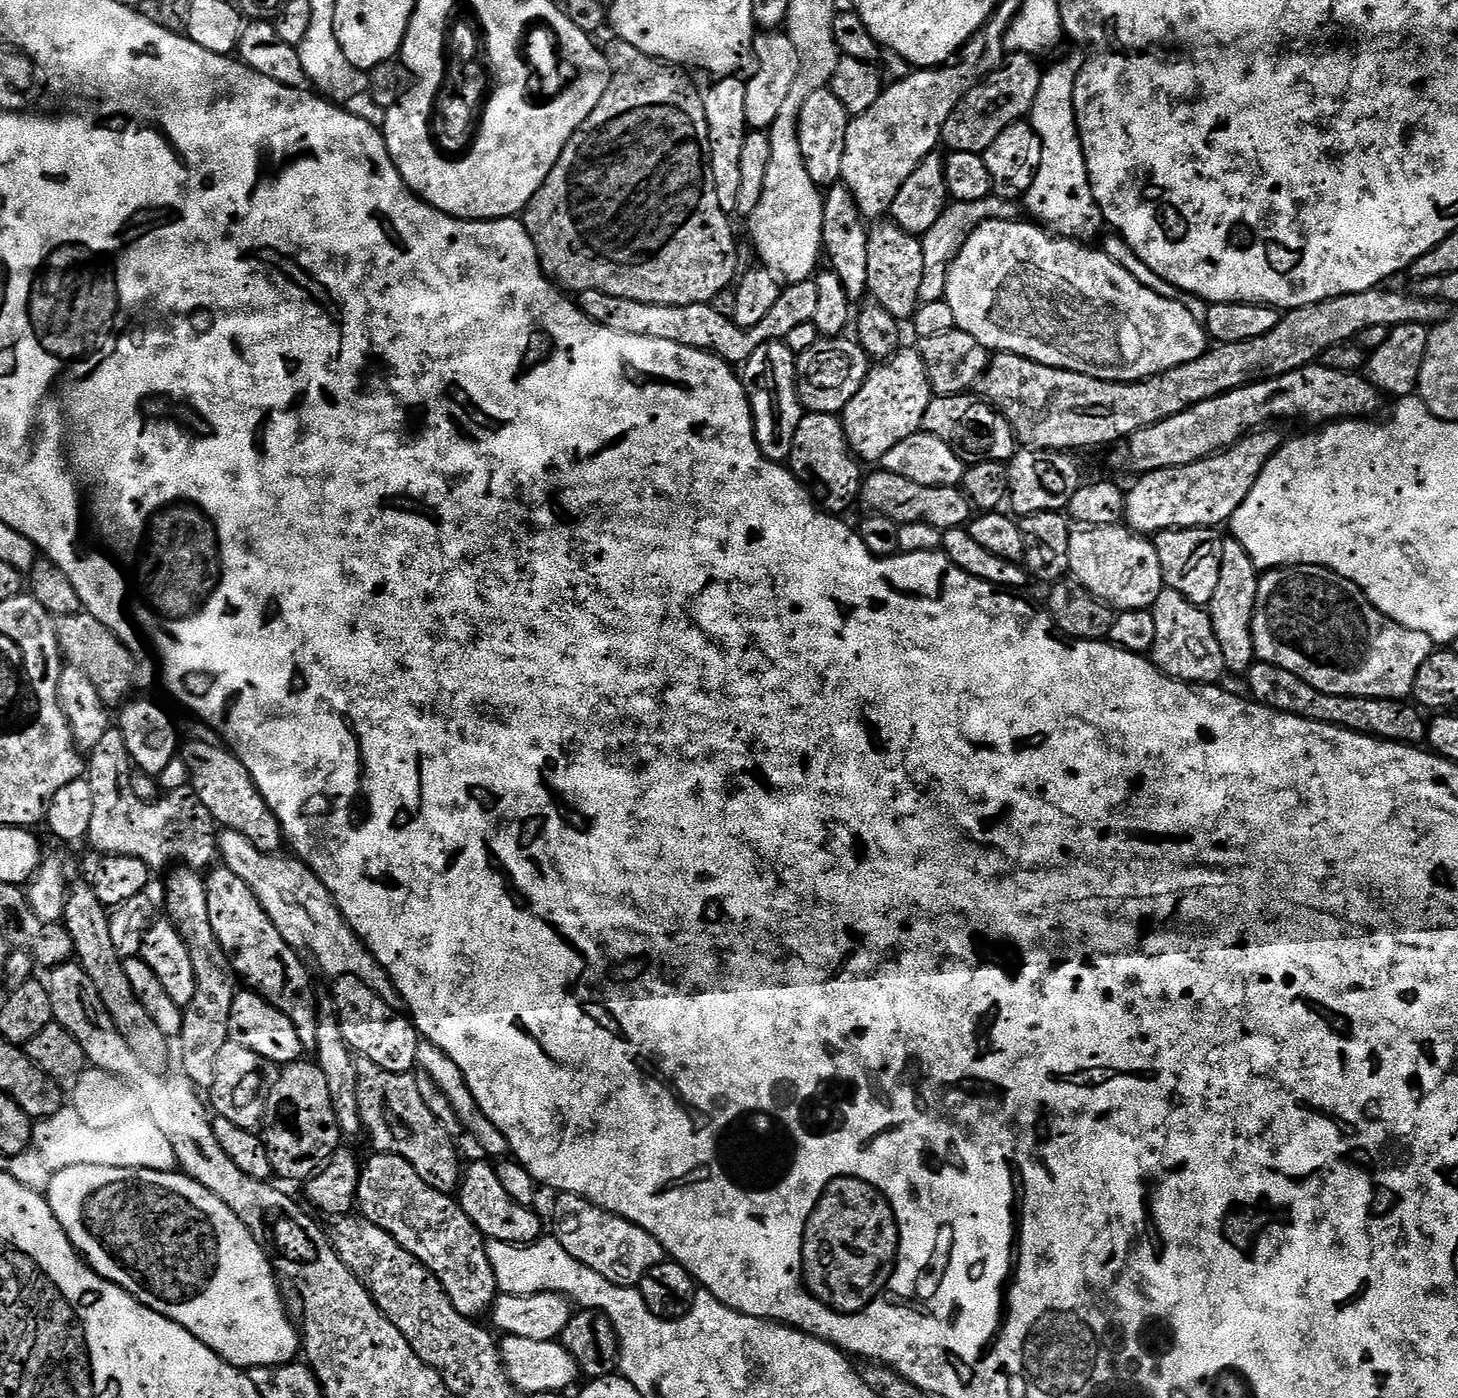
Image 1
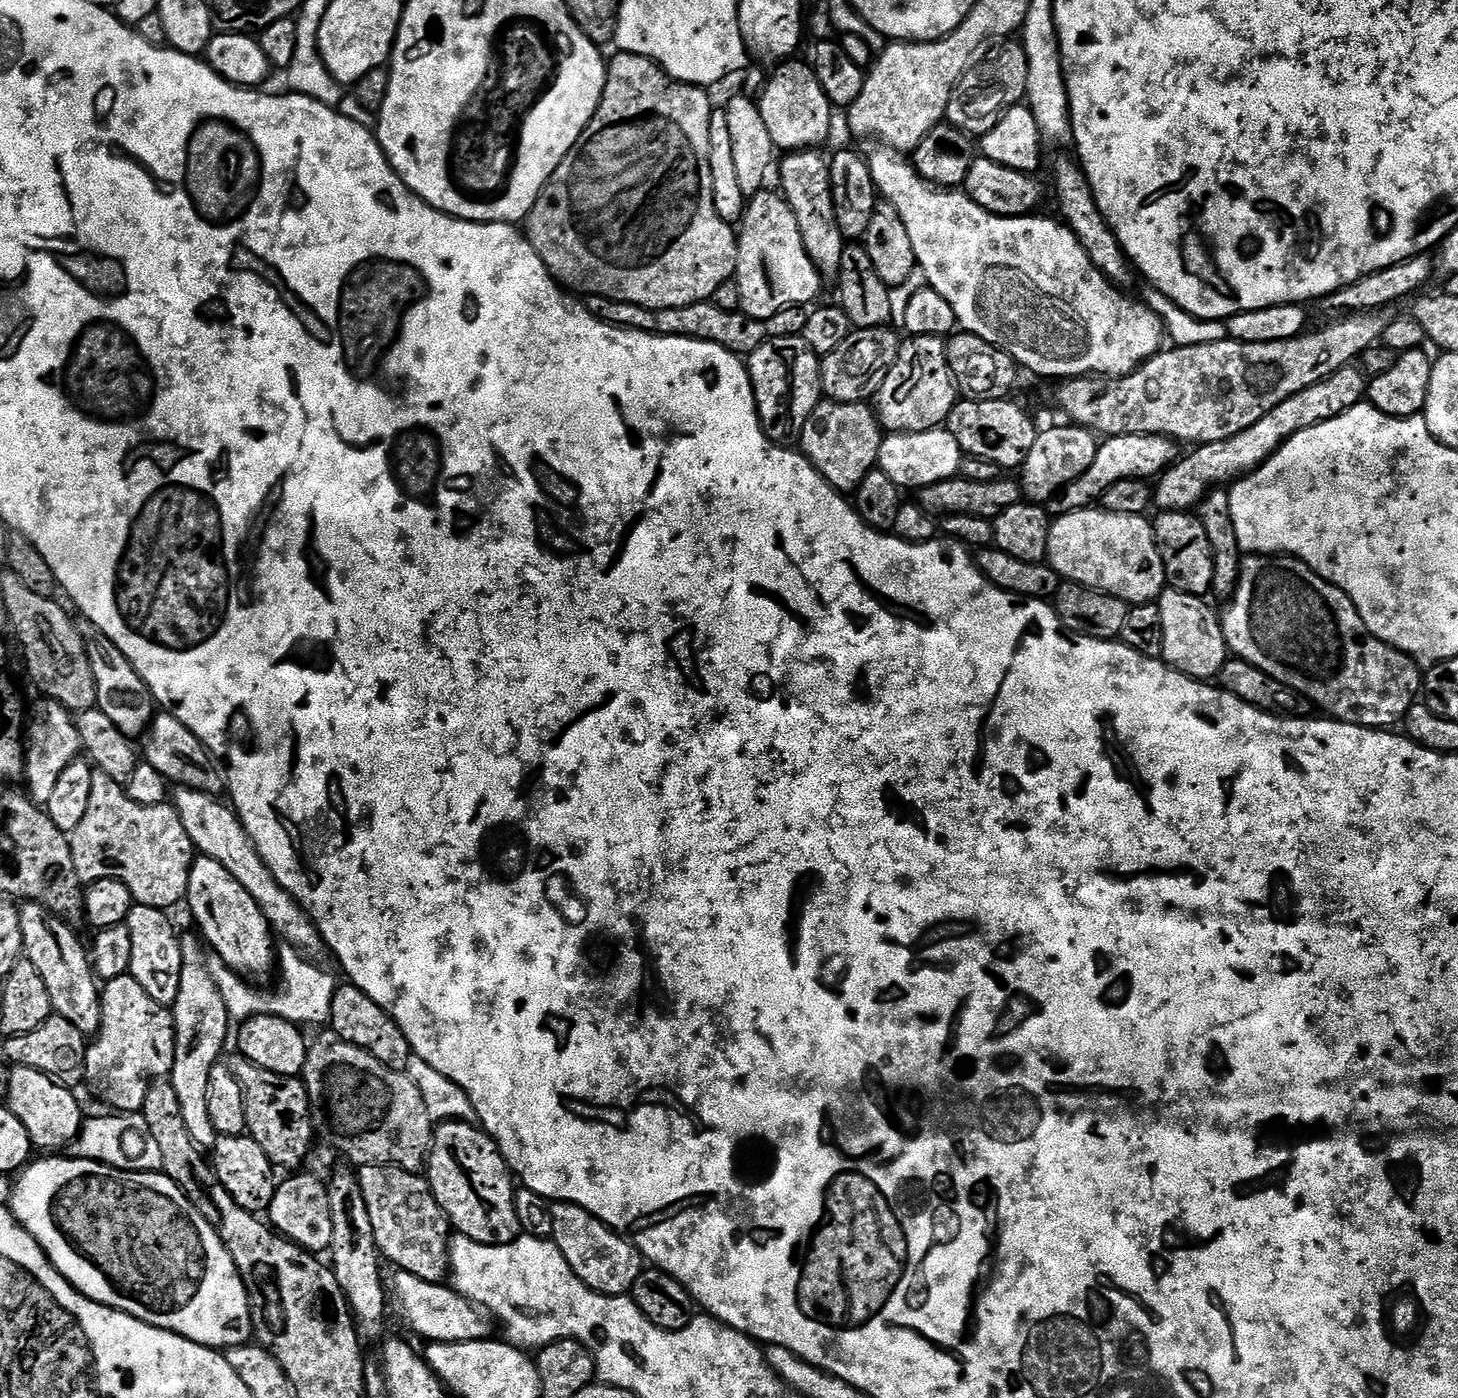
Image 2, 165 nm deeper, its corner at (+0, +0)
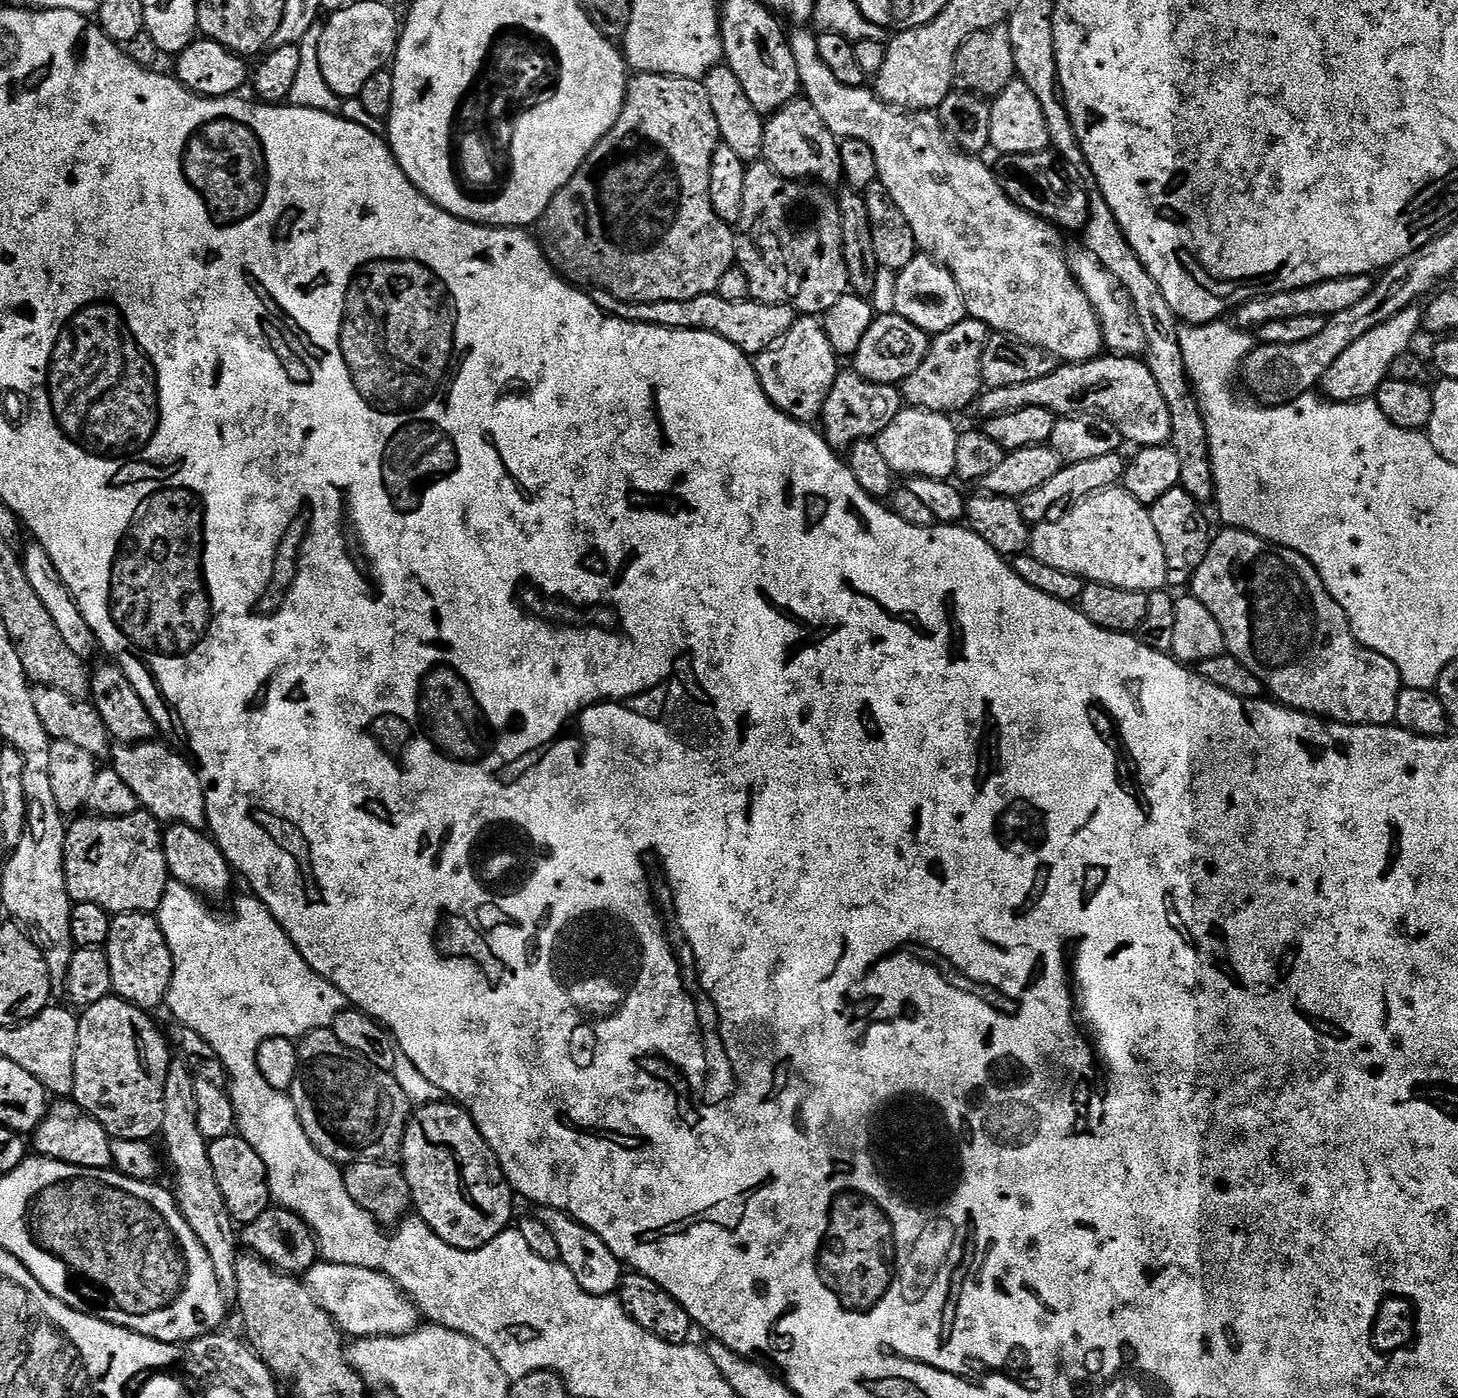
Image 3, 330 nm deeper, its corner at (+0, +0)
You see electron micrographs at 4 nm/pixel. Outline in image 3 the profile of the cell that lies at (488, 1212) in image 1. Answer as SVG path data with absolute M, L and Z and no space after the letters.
M441 1102L417 1107L411 1113L404 1131L398 1160L412 1195L411 1207L415 1215L421 1216L426 1226L430 1226L430 1230L434 1230L434 1234L442 1238L442 1242L458 1250L473 1252L498 1238L498 1234L505 1232L511 1225L508 1223L512 1220L512 1188L504 1177L492 1148L484 1141L478 1126L473 1122L472 1115L464 1111L459 1104Z

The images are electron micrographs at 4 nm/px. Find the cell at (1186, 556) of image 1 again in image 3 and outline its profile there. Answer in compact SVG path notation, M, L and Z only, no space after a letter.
M1175 488L1150 506L1154 530L1158 530L1158 542L1162 542L1162 554L1166 554L1166 578L1173 589L1191 585L1192 575L1202 566L1212 545L1214 528L1208 525L1205 505L1200 504L1184 488Z

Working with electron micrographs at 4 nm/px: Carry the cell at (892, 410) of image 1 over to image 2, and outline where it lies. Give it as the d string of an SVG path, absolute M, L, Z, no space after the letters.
M914 336L900 345L900 353L894 366L886 374L882 386L874 397L876 418L885 433L925 432L931 428L947 425L950 410L954 410L958 399L956 379L952 376L946 340L943 336Z

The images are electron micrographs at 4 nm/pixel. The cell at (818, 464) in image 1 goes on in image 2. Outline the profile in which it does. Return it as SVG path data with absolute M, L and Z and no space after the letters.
M824 398L818 406L814 406L814 414L806 418L798 448L830 487L841 494L852 494L862 478L879 465L880 447L885 435L871 403L838 402Z

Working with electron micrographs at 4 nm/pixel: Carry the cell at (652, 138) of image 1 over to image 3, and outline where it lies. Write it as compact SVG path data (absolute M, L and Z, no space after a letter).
M636 72L629 79L628 93L624 99L624 109L614 122L610 134L590 150L590 154L582 162L580 169L558 190L558 194L550 202L538 221L540 236L538 243L548 263L570 284L584 290L597 288L614 294L614 298L625 300L631 304L653 304L654 302L678 302L698 298L702 294L716 291L718 282L722 282L722 274L736 264L736 232L718 214L714 214L714 206L710 206L710 162L714 158L714 150L722 143L718 130L718 118L714 118L714 110L710 106L710 97L706 95L700 80L687 80L685 76L663 76L657 72Z

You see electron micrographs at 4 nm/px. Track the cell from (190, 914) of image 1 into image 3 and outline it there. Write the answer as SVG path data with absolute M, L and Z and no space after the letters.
M174 1062L168 1067L160 1130L164 1148L168 1151L168 1160L172 1163L172 1172L176 1175L176 1188L174 1187L176 1204L180 1208L180 1213L186 1218L190 1230L194 1230L198 1242L202 1242L225 1297L232 1298L236 1294L238 1228L226 1210L222 1190L218 1190L218 1182L214 1178L214 1166L210 1166L208 1157L209 1141L205 1140L198 1130L197 1114L196 1080L183 1063Z

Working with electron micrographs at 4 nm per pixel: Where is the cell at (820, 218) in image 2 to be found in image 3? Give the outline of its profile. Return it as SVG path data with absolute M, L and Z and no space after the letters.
M807 98L791 100L765 119L762 160L782 174L782 178L815 182L829 190L835 189L844 179L840 140L830 130L830 126L822 122L818 110L814 110Z

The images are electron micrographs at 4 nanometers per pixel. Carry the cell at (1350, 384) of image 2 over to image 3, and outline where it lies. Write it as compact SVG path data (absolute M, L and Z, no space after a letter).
M1416 306L1402 310L1394 318L1382 322L1382 326L1374 326L1370 334L1362 334L1362 338L1351 344L1338 357L1338 362L1334 362L1334 366L1326 370L1318 385L1319 391L1334 404L1357 404L1359 400L1373 399L1382 382L1389 379L1390 366L1394 366L1398 357L1415 345L1412 343L1421 332L1422 312Z

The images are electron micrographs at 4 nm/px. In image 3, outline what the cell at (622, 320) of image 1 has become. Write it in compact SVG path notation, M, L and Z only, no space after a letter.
M597 288L591 289L590 295L594 306L598 306L598 310L602 310L607 316L631 320L634 324L653 324L659 328L673 328L683 332L718 334L718 338L726 338L726 342L738 346L738 350L742 350L749 358L755 358L766 349L779 344L798 318L796 309L789 304L763 304L760 300L751 298L742 302L726 302L726 298L717 296L715 292L689 300L653 304L631 304Z

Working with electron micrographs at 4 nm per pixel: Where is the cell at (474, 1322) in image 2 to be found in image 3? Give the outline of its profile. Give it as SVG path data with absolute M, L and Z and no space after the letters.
M317 1262L311 1270L304 1273L302 1282L345 1337L404 1336L421 1327L422 1317L416 1303L381 1272L360 1266Z

